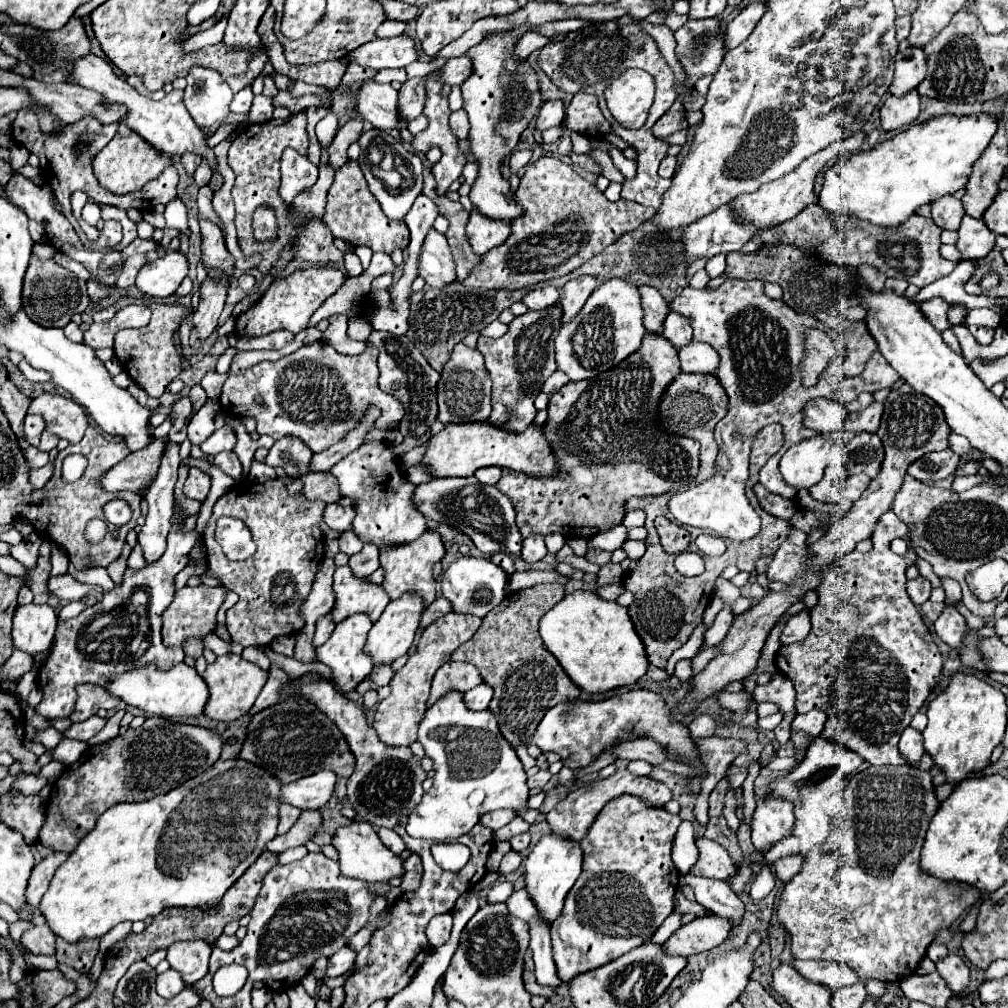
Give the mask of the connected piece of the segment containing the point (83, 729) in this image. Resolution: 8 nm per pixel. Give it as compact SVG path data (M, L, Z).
M92 716L92 718L84 720L84 722L72 724L72 726L64 732L64 736L66 736L66 738L76 738L76 740L84 740L84 742L88 742L94 734L98 734L98 732L104 728L104 724L106 724L106 718Z

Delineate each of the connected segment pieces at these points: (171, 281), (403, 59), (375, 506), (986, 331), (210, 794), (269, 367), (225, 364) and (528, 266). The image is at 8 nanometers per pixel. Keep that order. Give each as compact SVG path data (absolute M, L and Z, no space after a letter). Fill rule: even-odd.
M180 250L166 252L156 262L144 264L140 268L136 286L140 288L142 294L154 298L166 298L176 292L180 282L188 276L188 270L190 270L190 262Z
M396 36L396 38L374 38L372 42L366 42L352 50L344 60L356 62L364 68L404 68L410 62L418 58L414 40L408 36Z
M370 440L330 468L330 474L338 480L340 494L348 496L356 510L352 530L360 534L364 542L374 542L376 546L412 542L428 528L414 504L416 484L408 482L400 470L400 460L390 450L388 442Z
M968 326L972 336L980 342L980 344L990 344L990 340L994 338L994 328L986 328L986 326Z
M232 758L218 760L204 774L190 778L168 794L144 802L114 804L56 870L48 892L42 896L40 910L50 930L68 942L78 942L82 938L100 938L124 920L144 920L172 906L214 908L276 836L282 804L280 790L282 782L264 768Z
M318 340L278 362L260 362L244 374L228 378L220 394L220 404L226 414L256 418L258 434L268 434L274 440L292 434L302 438L312 452L320 452L352 430L356 418L370 404L382 410L376 428L402 420L404 406L378 386L376 358L378 350L374 346L368 346L358 356L346 356L336 352L328 342ZM256 398L262 398L262 404L258 404Z
M230 346L230 348L228 348L228 350L226 350L226 352L224 352L224 354L222 354L220 358L218 358L218 364L216 364L216 370L218 370L218 372L226 372L226 370L230 368L230 362L232 362L232 358L234 358L236 354L238 354L238 350Z
M544 156L526 170L516 192L516 204L524 212L510 222L510 238L482 256L462 282L464 286L520 290L566 276L610 246L624 232L636 230L656 214L654 208L640 206L632 200L620 198L618 202L610 202L594 184L588 184L556 156Z

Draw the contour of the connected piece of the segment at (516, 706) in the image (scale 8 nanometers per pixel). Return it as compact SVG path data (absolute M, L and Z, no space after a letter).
M538 584L508 594L496 606L496 610L490 610L482 618L482 626L476 630L474 638L464 642L452 654L452 660L474 664L480 670L484 682L494 688L490 710L498 720L502 736L512 746L518 746L520 742L528 744L542 714L550 706L556 706L558 702L564 702L568 698L578 698L582 692L564 672L560 662L548 652L538 634L538 620L562 596L564 596L562 584Z

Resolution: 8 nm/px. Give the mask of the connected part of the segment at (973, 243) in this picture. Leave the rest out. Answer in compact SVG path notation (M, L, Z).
M968 214L962 216L962 224L958 228L958 250L962 252L962 260L970 258L982 258L994 248L994 234L988 230L984 220L970 218Z

